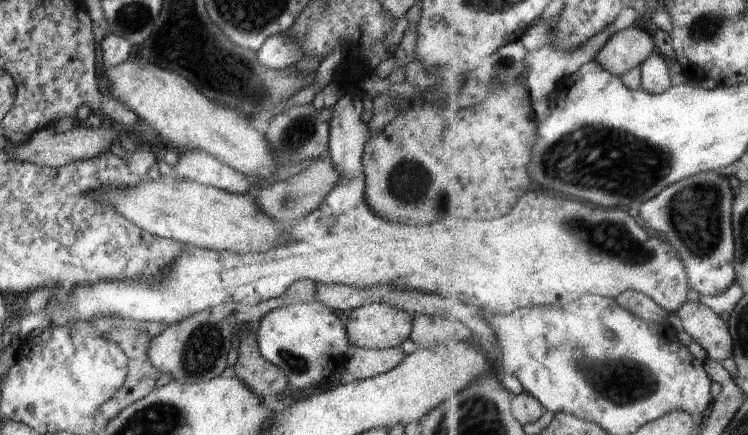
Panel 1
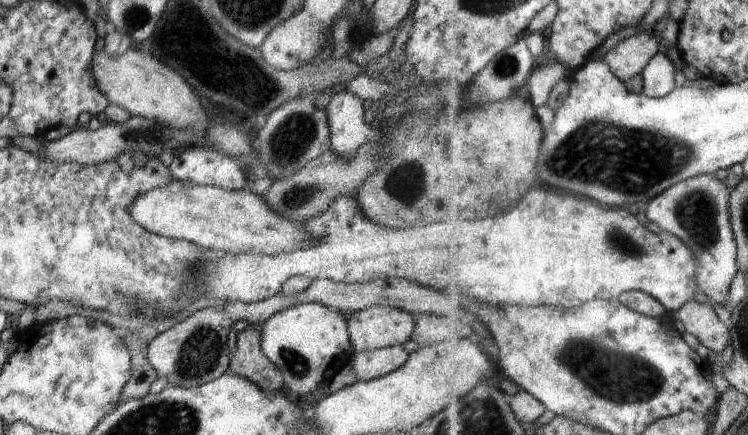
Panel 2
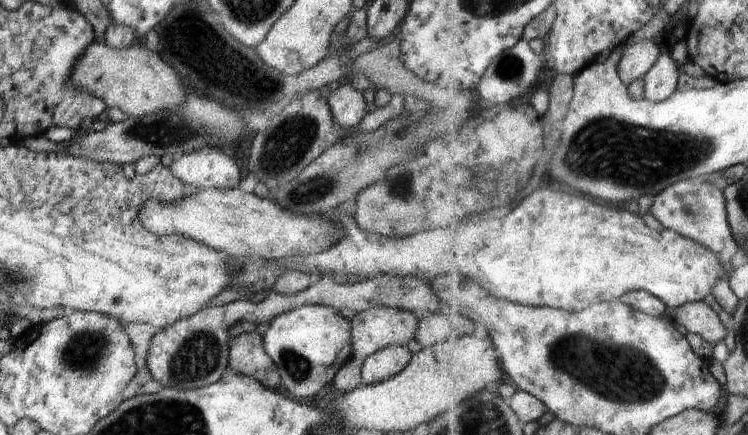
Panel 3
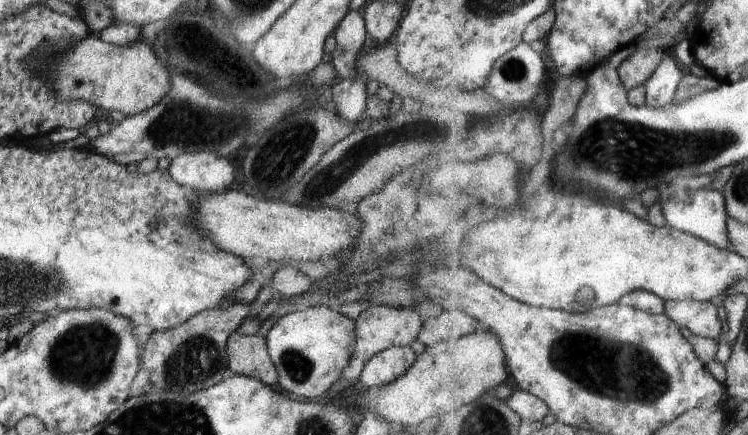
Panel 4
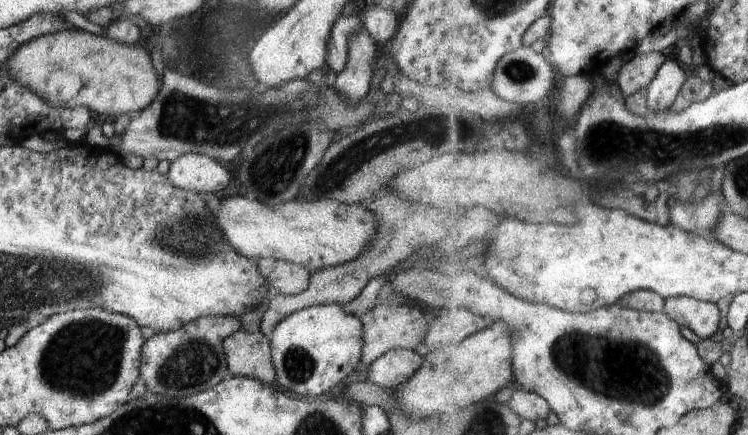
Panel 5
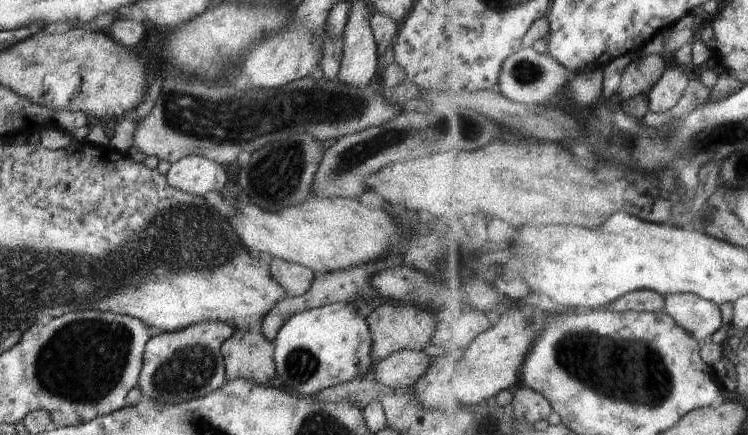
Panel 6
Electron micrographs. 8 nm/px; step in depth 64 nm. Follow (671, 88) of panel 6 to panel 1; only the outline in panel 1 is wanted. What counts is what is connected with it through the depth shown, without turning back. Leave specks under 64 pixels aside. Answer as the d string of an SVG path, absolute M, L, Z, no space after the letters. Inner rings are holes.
M656 52L641 66L643 88L655 95L664 94L673 87L670 78L670 62L662 53Z

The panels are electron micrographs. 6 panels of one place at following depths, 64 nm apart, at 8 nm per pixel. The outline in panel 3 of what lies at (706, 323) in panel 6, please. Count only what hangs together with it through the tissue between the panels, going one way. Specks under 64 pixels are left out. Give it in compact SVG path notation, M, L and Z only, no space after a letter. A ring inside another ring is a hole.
M693 301L682 308L669 307L667 316L674 320L676 324L686 327L689 333L700 334L700 336L714 347L718 346L720 342L724 342L724 338L728 338L727 328L729 325L724 326L720 314L710 304L706 304L706 302Z

